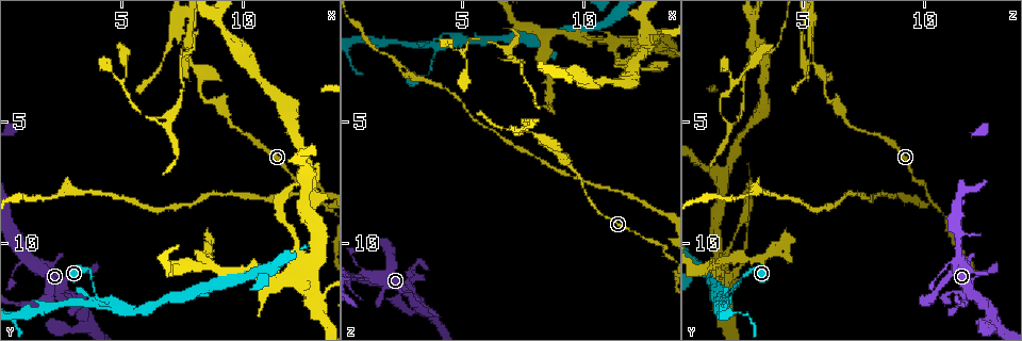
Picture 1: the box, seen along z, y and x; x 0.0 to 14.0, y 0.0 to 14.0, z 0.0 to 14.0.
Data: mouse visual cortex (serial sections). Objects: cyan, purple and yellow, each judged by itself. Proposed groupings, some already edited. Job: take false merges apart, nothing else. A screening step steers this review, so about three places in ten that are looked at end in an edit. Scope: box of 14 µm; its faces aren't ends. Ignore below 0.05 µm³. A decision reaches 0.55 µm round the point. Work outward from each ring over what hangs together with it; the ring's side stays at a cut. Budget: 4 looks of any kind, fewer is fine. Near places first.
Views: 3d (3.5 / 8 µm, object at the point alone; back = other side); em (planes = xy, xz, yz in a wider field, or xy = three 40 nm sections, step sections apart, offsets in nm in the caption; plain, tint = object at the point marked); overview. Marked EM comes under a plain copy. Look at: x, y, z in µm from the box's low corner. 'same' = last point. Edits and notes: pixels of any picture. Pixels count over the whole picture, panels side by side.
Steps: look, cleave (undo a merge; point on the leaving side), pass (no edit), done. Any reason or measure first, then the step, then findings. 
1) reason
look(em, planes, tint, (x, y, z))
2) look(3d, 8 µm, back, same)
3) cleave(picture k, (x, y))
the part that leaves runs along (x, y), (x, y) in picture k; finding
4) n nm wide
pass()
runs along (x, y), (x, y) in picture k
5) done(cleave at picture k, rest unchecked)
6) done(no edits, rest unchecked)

three-way junction
look(3d, 3.5 µm, (4.0, 12.3, 1.9))

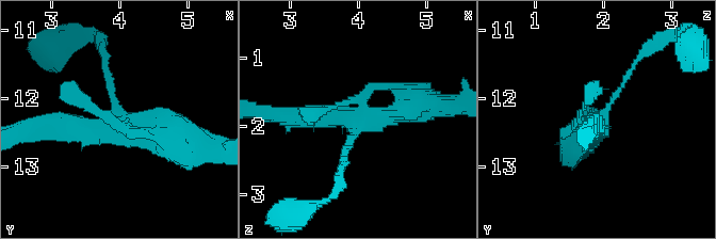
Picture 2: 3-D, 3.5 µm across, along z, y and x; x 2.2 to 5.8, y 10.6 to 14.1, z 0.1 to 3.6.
now the EM
look(em, xy, step 2, tint, (4.05, 12.25, 1.95))

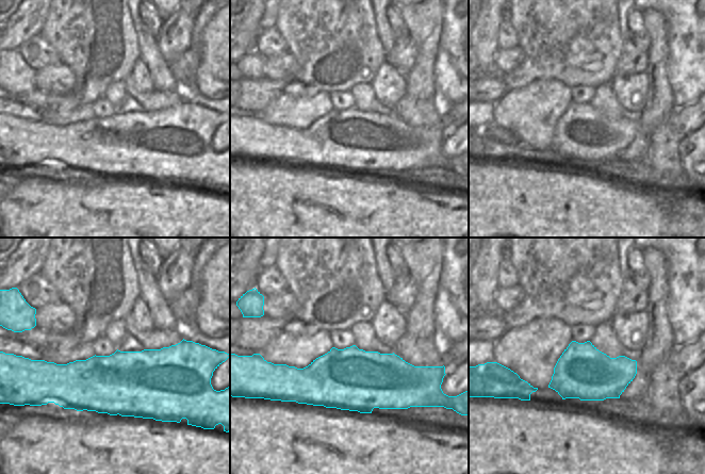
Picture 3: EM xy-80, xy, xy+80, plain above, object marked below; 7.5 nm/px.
pass()
runs along (103, 61), (116, 110), (181, 140) in picture 2; continuous, no second cell

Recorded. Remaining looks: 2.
two arms in line, one across
look(3d, 3.5 µm, (7.6, 1.8, 5.5))

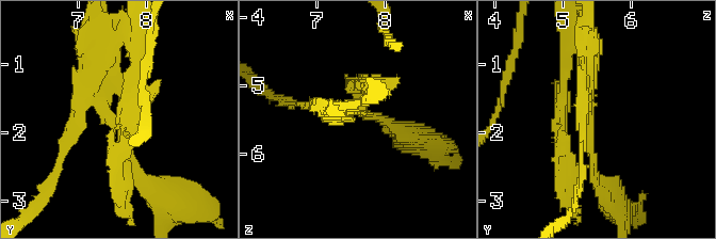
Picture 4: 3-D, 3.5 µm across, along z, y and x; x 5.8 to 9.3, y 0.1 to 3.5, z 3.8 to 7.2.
3 arms; arms of 150, 150, 150 nm
look(em, planes, tint, (7.70, 1.80, 5.35))

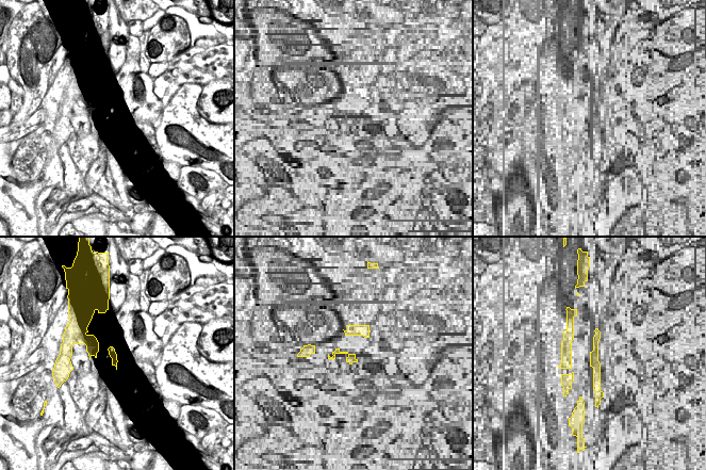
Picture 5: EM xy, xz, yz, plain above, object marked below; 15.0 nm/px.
cleave(picture 4, (387, 88))
the part that leaves runs along (355, 113), (342, 111), (374, 89) in picture 4; a second cell is stuck on

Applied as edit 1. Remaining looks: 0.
done(cleave at picture 4, rest unchecked)

